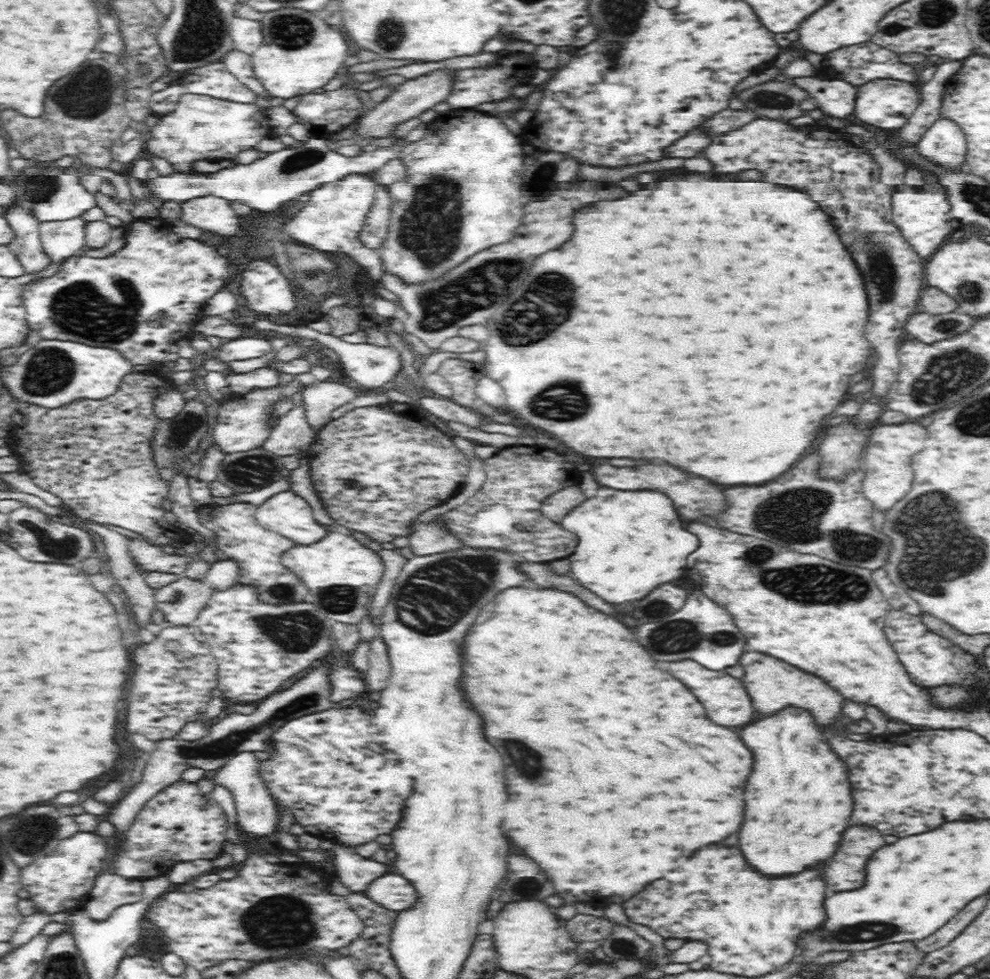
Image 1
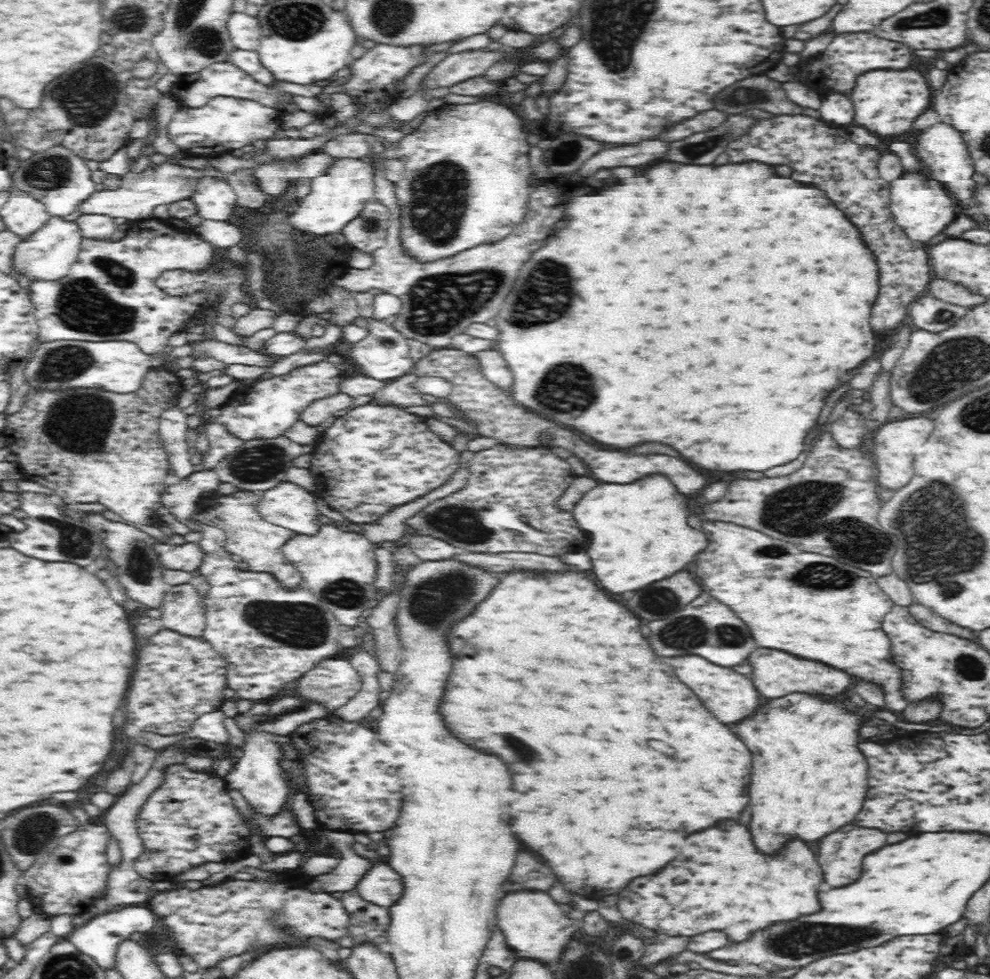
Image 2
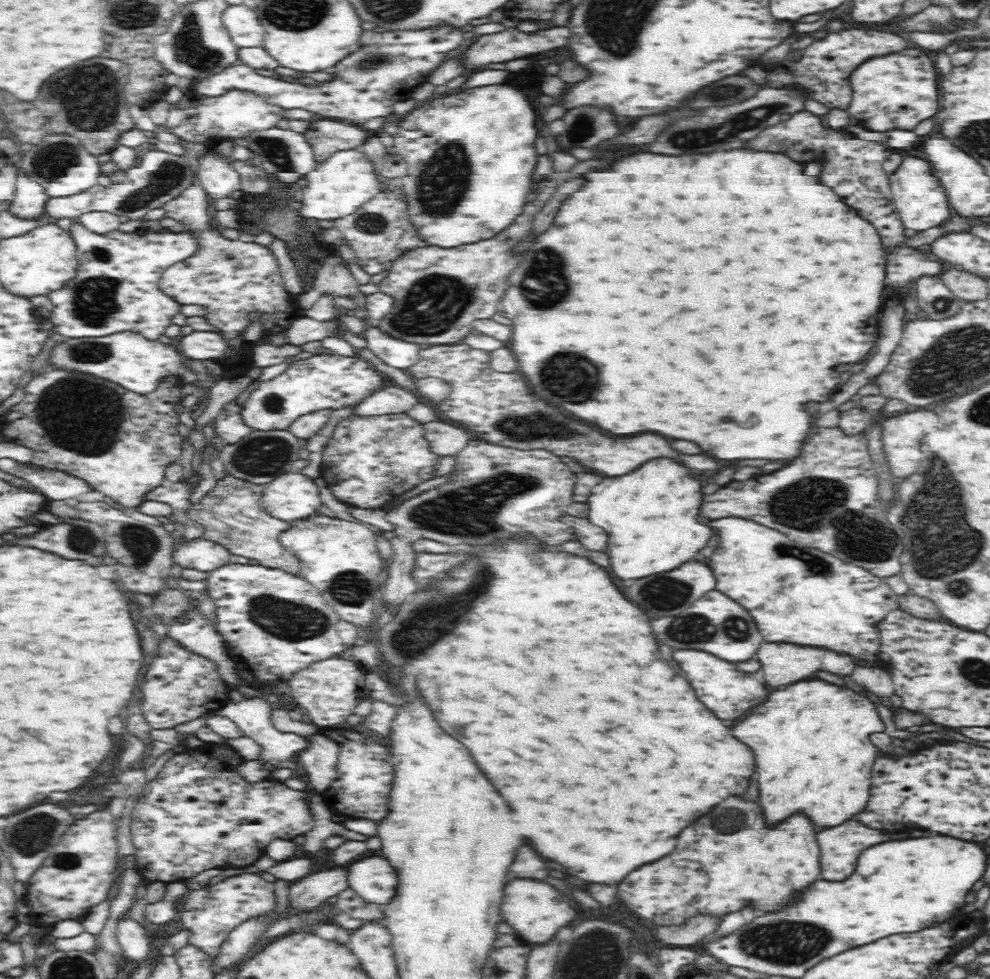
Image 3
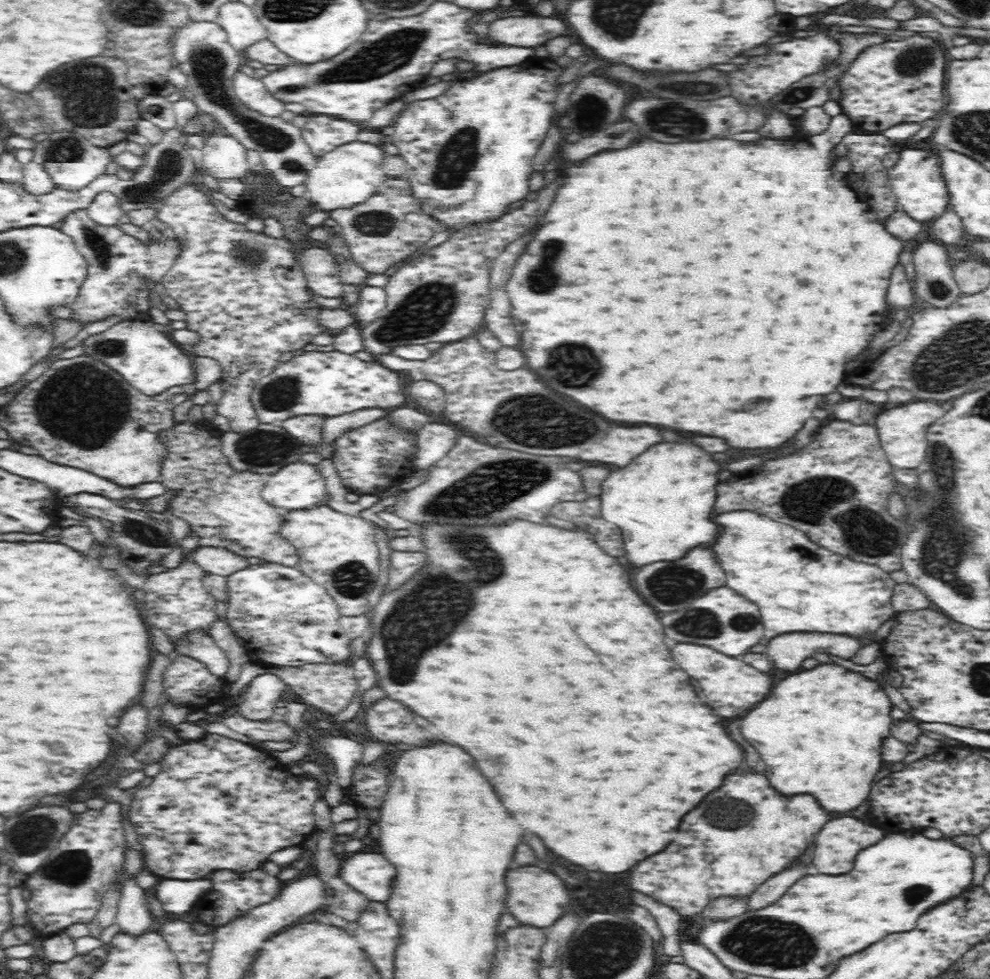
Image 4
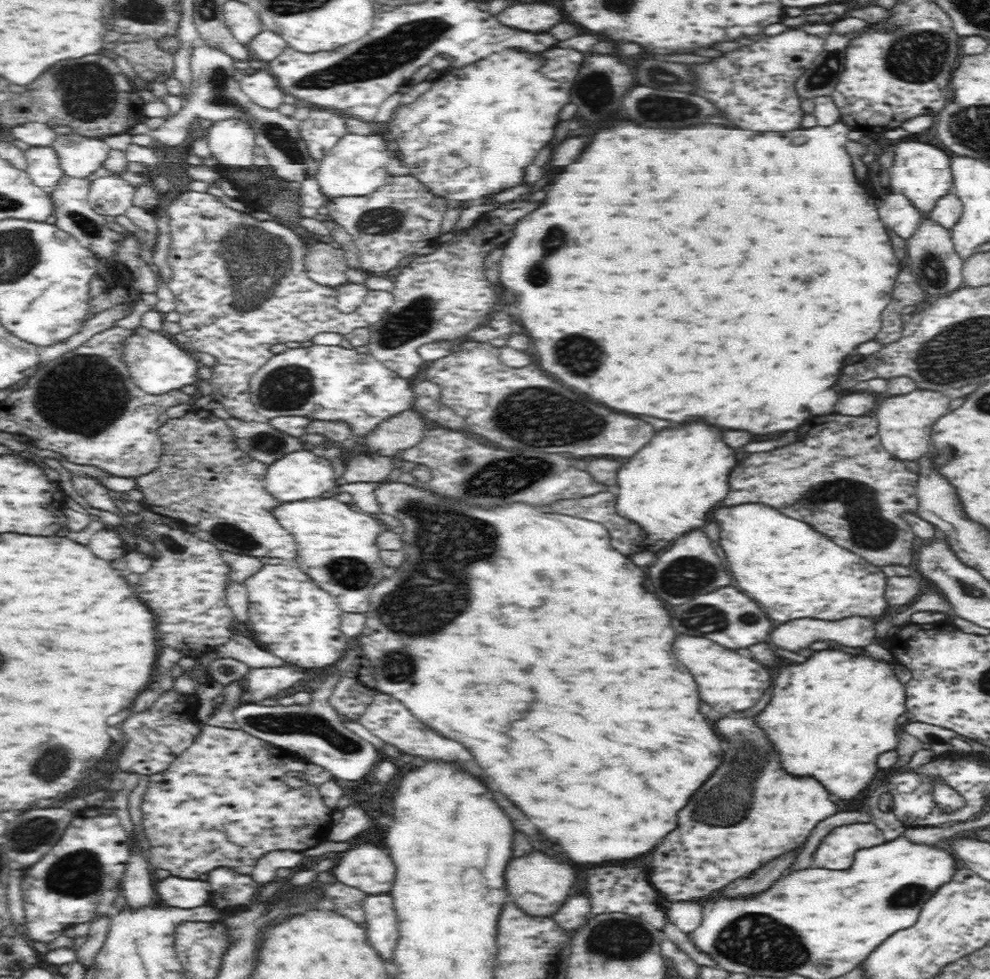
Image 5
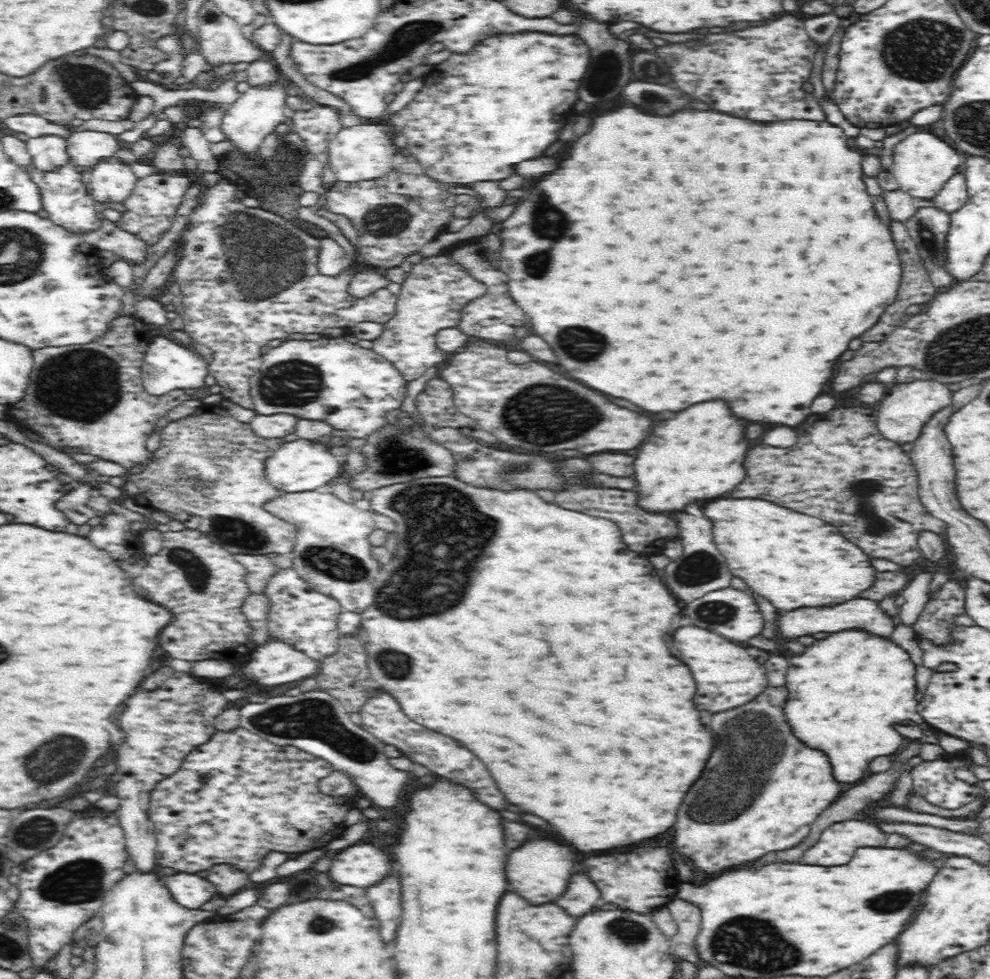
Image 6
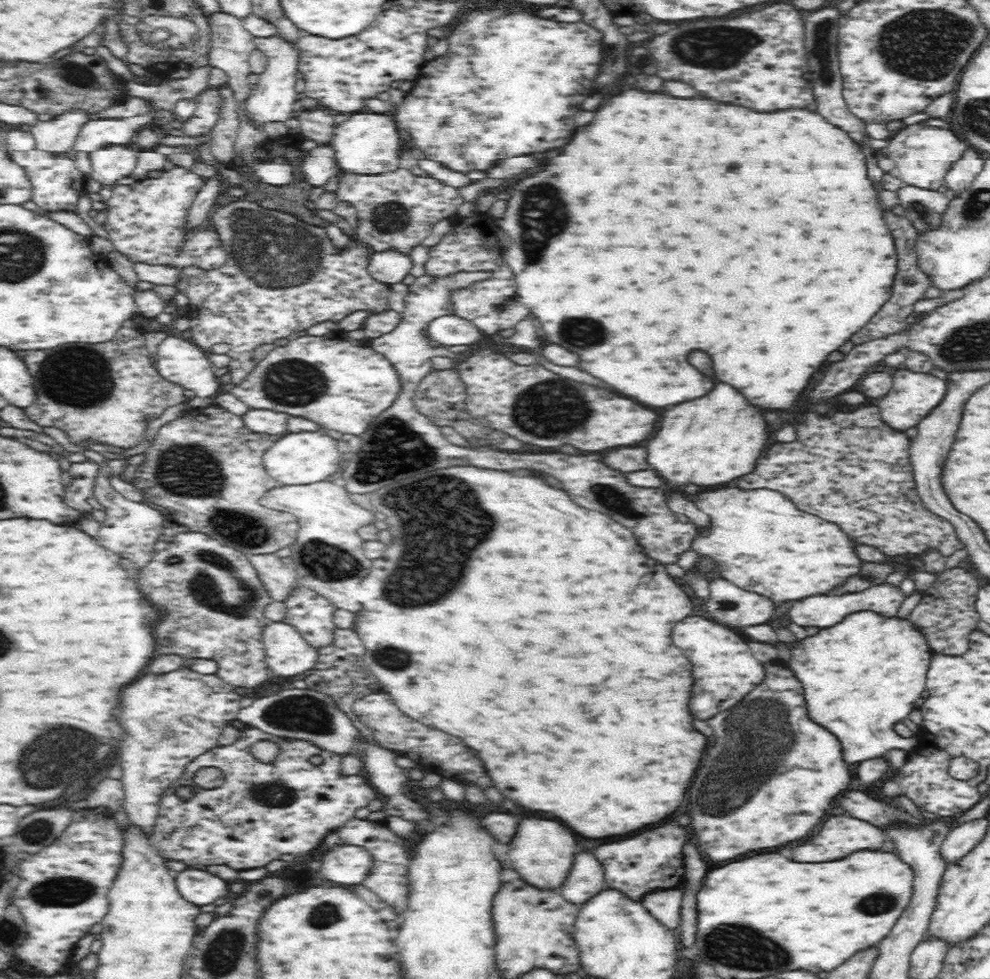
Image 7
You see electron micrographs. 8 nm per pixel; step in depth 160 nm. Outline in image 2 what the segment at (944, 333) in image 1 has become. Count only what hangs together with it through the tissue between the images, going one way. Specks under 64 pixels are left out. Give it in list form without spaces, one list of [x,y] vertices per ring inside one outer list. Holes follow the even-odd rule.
[[[924,294],[909,306],[906,322],[914,330],[938,334],[958,324],[967,312],[967,308],[946,304]]]

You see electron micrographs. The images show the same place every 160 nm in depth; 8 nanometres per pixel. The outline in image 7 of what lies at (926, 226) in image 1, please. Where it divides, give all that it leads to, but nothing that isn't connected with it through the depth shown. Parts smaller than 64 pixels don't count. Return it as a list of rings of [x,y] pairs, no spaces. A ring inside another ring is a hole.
[[[926,124],[906,126],[892,138],[887,139],[890,140],[888,158],[891,158],[895,164],[895,169],[891,171],[891,174],[900,178],[906,185],[936,191],[945,184],[945,174],[968,148],[968,144],[960,140],[952,130],[934,128]]]

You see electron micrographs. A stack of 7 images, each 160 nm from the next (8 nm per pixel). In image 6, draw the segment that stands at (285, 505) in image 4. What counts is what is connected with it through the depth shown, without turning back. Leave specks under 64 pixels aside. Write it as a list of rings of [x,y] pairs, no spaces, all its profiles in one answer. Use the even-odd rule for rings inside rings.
[[[304,438],[283,439],[271,451],[265,463],[265,477],[282,493],[299,493],[314,490],[337,480],[343,470],[343,462],[329,451],[330,445]]]

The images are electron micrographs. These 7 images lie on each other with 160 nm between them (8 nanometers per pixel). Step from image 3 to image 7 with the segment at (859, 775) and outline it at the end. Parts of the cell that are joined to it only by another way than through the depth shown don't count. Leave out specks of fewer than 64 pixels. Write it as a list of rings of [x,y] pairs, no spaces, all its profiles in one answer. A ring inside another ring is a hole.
[[[860,610],[844,617],[834,626],[828,626],[828,630],[820,630],[816,636],[794,644],[790,668],[804,686],[810,718],[836,734],[844,748],[844,760],[848,764],[856,764],[868,758],[878,758],[892,750],[892,746],[900,750],[916,748],[917,737],[900,738],[896,732],[892,732],[892,724],[900,718],[908,718],[908,714],[914,710],[914,702],[920,700],[920,694],[926,690],[926,672],[929,672],[933,654],[925,634],[908,618],[884,617]]]

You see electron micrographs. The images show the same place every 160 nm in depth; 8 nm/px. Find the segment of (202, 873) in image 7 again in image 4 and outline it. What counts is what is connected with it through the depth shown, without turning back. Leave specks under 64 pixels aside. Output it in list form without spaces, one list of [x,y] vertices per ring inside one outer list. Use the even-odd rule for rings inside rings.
[[[164,879],[156,888],[156,897],[166,913],[184,914],[192,910],[200,896],[204,896],[212,888],[212,882],[206,879]]]

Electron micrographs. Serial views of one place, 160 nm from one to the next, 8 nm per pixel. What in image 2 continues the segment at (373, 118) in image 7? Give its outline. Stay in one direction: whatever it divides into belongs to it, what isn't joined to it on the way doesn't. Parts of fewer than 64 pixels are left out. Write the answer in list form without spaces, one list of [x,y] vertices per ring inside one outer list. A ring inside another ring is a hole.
[[[338,158],[328,174],[312,178],[310,194],[302,199],[294,216],[288,218],[288,224],[310,236],[334,236],[346,228],[348,222],[358,218],[362,210],[375,199],[374,167],[363,159]]]

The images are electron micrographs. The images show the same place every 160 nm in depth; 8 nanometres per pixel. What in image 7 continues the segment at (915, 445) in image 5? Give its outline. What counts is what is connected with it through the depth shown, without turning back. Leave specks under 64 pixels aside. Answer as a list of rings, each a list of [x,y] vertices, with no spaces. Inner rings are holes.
[[[907,365],[899,366],[893,373],[892,390],[888,394],[876,400],[876,406],[880,410],[882,421],[891,429],[897,432],[905,432],[909,428],[915,427],[928,417],[933,409],[936,409],[943,396],[947,393],[947,382],[940,379],[929,371],[918,371]]]

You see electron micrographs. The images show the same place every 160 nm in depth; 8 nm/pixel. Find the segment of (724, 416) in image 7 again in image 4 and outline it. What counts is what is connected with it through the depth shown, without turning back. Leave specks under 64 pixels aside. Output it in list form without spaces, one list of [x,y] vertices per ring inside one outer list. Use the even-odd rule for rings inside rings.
[[[692,440],[682,442],[662,442],[660,446],[644,452],[638,466],[628,466],[626,470],[612,471],[601,486],[601,516],[609,524],[616,525],[621,533],[628,560],[632,566],[652,565],[660,561],[674,561],[695,546],[709,546],[718,535],[718,526],[710,520],[714,502],[716,502],[716,486],[718,486],[718,470],[720,464],[712,460],[712,454],[696,446]]]

